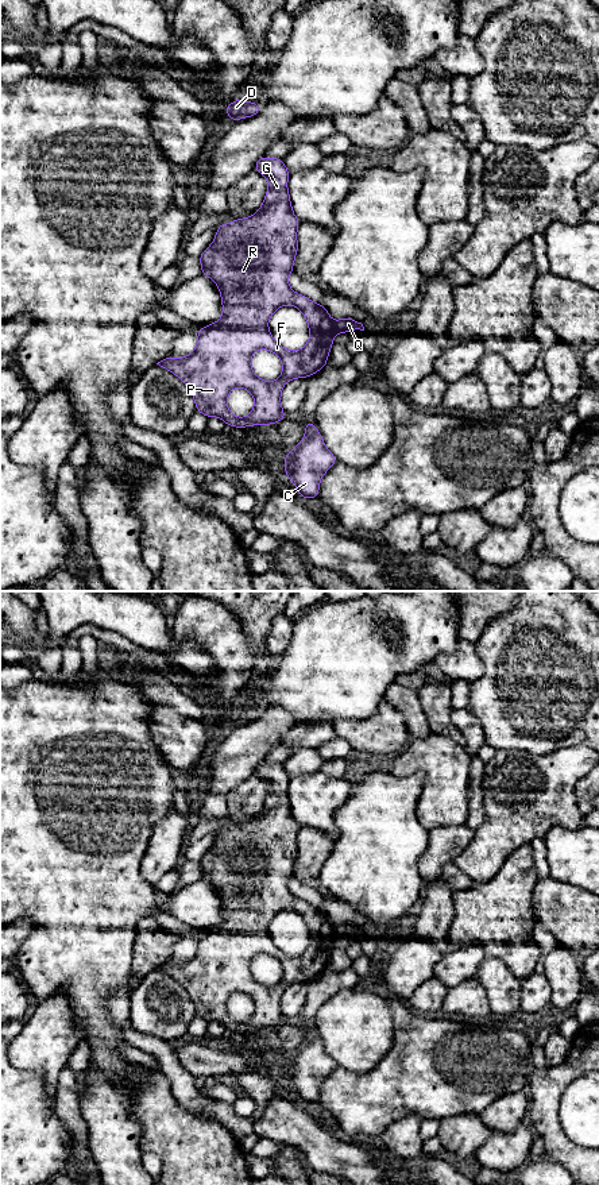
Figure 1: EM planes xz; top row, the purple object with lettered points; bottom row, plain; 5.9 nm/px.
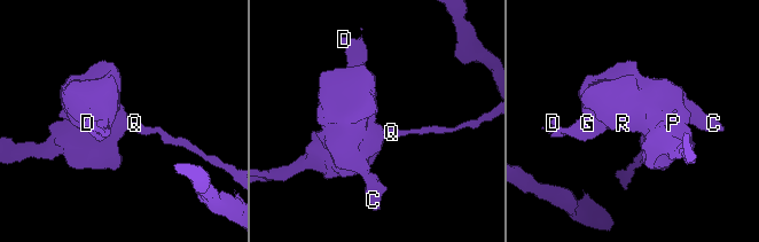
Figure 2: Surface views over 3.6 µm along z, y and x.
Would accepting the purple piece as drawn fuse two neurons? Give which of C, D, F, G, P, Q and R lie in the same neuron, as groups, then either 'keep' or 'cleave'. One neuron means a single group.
C D F G P R / Q | cleave

